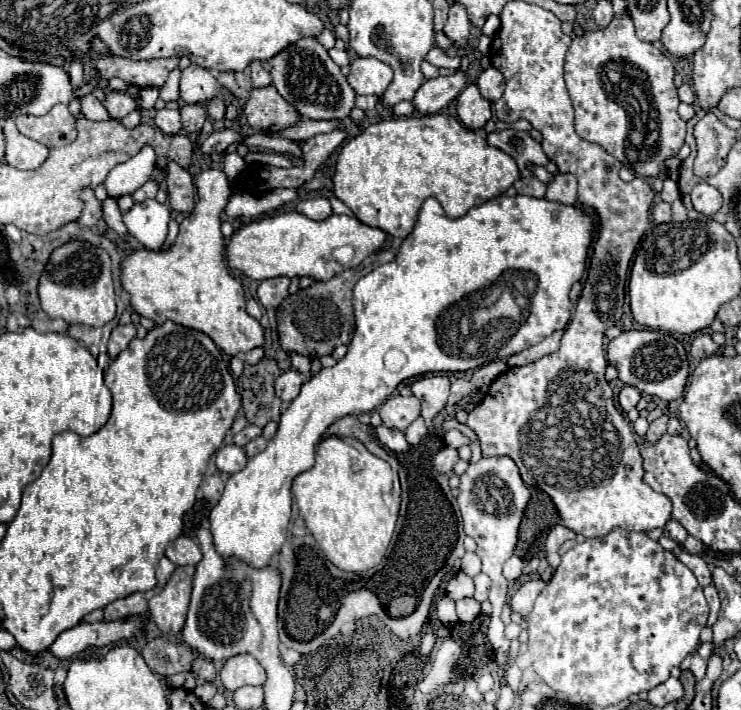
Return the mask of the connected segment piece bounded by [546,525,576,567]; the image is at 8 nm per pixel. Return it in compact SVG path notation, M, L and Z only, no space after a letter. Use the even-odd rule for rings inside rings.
M554 525L554 527L550 529L548 539L546 539L546 551L548 551L548 563L550 563L552 567L556 567L558 561L560 561L560 557L558 557L558 547L560 547L564 541L568 541L568 539L576 539L576 533L570 531L568 527L564 527L564 525Z

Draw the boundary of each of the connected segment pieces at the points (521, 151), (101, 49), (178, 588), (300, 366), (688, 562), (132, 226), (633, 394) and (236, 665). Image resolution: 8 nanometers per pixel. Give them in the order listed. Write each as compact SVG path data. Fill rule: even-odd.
M504 129L504 131L494 131L488 135L488 145L508 153L516 163L518 169L524 173L526 165L546 165L548 157L544 155L540 143L536 143L526 131L514 131L514 129Z
M94 37L90 41L90 59L96 65L96 71L102 79L120 77L128 85L134 85L138 89L144 87L162 87L168 73L178 67L178 57L168 59L150 59L150 61L132 61L128 57L116 57L110 53L108 45Z
M176 567L166 587L150 599L150 615L162 633L180 633L190 603L194 567Z
M288 353L288 357L290 357L290 363L292 363L292 367L298 371L298 373L302 373L306 379L310 379L310 359L308 357L304 357L304 355L294 355L294 353Z
M682 551L682 553L678 555L678 559L694 573L694 577L698 579L698 583L700 583L702 587L706 587L706 585L712 583L712 573L710 573L710 569L708 569L708 565L706 565L704 559L700 559L698 555L686 553L686 551Z
M146 199L144 203L134 205L128 213L122 215L128 233L136 237L146 249L160 251L166 235L168 235L168 221L170 209L156 199Z
M624 385L622 391L618 393L618 403L620 403L622 411L626 411L626 413L628 413L632 407L636 407L638 401L640 401L640 391L638 391L636 387L632 387L632 385Z
M252 655L230 657L220 671L220 681L228 691L236 691L242 685L262 685L264 679L264 669Z

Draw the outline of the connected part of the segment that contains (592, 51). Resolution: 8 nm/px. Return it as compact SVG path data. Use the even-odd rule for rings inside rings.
M624 11L624 15L614 17L612 23L602 31L592 31L574 37L566 53L564 79L574 105L576 133L582 139L598 143L610 155L614 155L624 167L628 167L630 163L636 175L656 177L656 173L664 173L662 161L670 155L676 155L684 145L686 137L686 123L676 113L680 101L676 95L676 87L672 83L674 67L672 61L660 49L636 37L634 23L628 11Z

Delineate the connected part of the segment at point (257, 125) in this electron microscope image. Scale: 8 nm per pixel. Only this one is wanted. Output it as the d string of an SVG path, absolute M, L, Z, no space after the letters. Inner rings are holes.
M262 87L262 89L252 89L250 99L244 107L246 119L250 127L254 129L284 129L294 125L300 115L288 107L288 103L280 97L276 87Z

